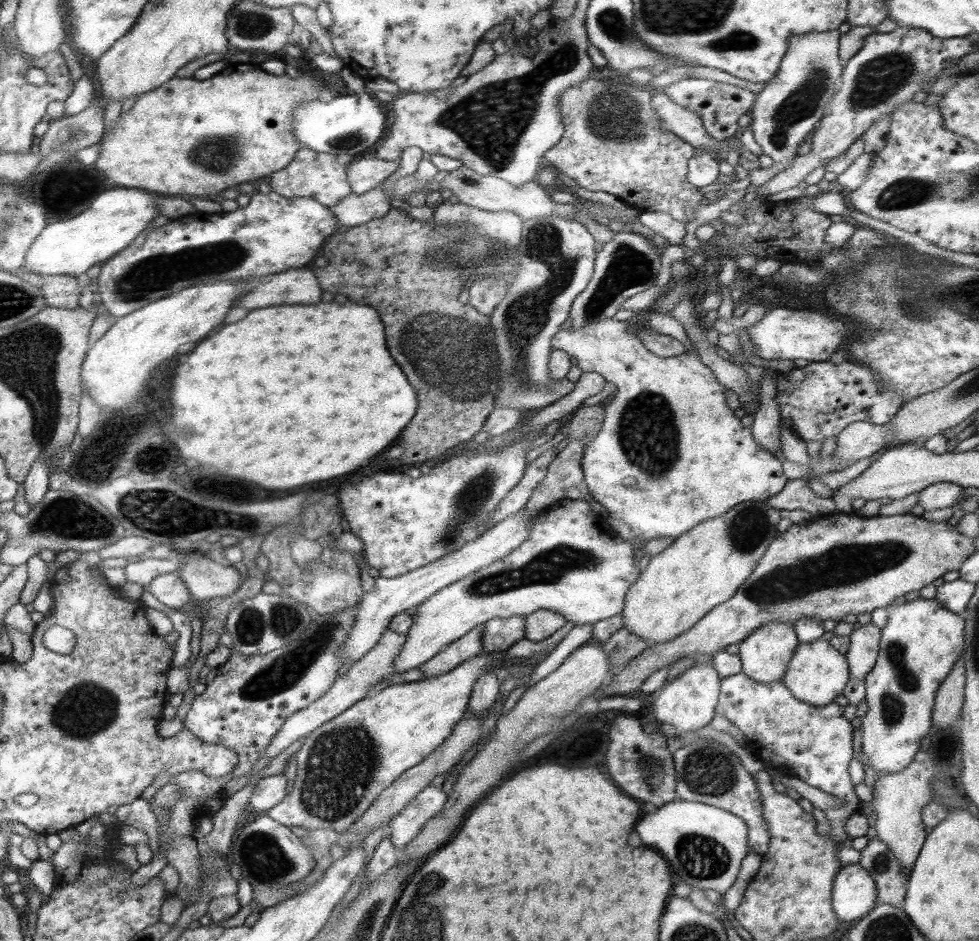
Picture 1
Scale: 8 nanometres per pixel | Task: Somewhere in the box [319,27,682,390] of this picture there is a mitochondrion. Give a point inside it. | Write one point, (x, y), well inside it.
(490, 120)

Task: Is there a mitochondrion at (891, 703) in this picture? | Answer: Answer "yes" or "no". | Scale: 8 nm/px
yes

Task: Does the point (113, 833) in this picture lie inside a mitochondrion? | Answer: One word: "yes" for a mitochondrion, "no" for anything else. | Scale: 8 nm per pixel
no

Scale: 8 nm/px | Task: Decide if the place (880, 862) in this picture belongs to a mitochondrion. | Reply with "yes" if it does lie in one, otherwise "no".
yes

